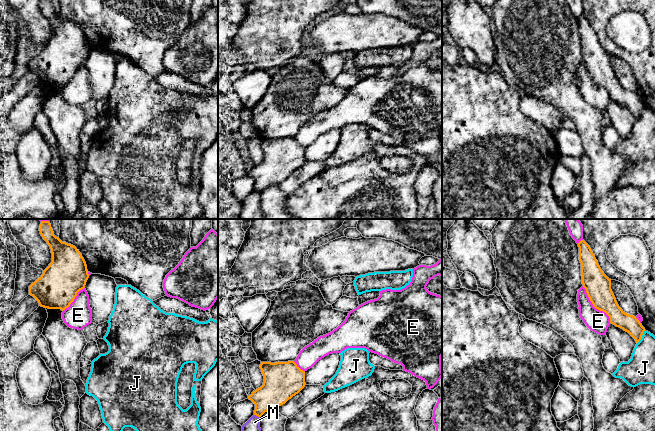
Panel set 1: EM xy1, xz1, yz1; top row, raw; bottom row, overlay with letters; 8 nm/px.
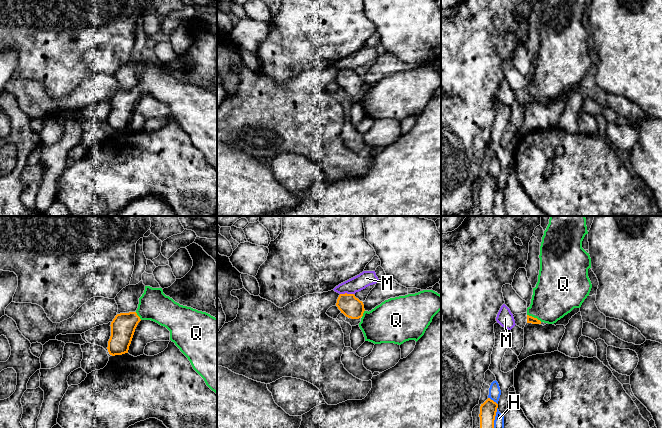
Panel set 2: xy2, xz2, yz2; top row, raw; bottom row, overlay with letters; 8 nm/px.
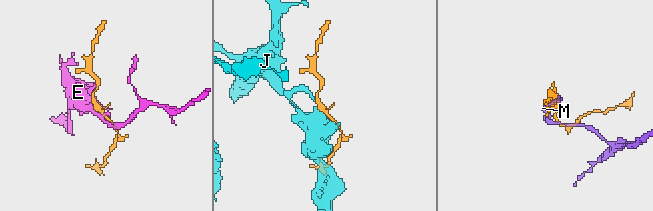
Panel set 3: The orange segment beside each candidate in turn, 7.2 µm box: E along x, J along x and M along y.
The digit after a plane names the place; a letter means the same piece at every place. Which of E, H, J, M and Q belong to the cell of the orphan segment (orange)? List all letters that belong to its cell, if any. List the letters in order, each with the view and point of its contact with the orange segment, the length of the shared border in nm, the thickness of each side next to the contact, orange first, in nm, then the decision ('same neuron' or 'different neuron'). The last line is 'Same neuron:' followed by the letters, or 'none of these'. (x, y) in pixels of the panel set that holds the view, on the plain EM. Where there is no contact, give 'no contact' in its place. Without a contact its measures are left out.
E: yz1 (594, 82) | 380 nm | 200/180 nm | different neuron
H: yz2 (493, 199) | 260 nm | 140/110 nm | different neuron
J: yz1 (641, 113) | 130 nm | 140/220 nm | different neuron
M: xz2 (346, 69) | 110 nm | 170/120 nm | different neuron
Q: yz2 (533, 93) | 130 nm | 60/360 nm | same neuron
Same neuron: Q

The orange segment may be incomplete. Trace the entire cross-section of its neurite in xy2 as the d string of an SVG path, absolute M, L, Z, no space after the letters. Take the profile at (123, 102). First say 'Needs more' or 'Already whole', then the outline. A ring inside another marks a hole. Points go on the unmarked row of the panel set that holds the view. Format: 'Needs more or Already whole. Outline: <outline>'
Needs more. Outline: M145 62L137 86L117 90L111 98L111 112L107 123L110 131L128 129L135 105L141 96L151 96L166 103L170 107L170 116L188 134L206 161L217 170L217 94L206 88L180 81L166 72L162 64Z

